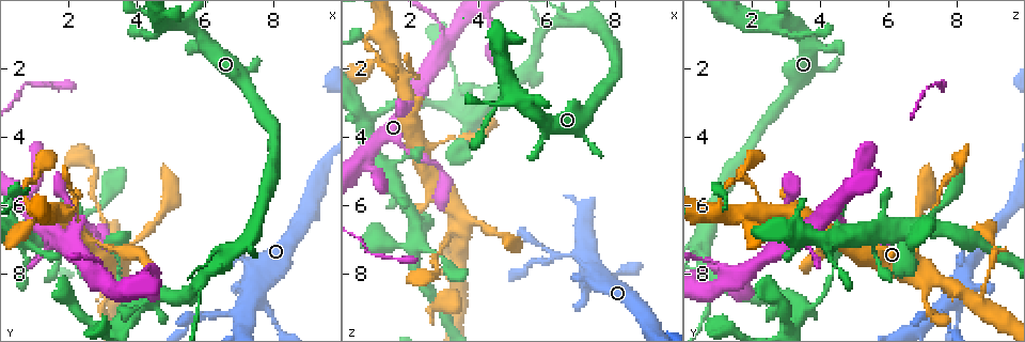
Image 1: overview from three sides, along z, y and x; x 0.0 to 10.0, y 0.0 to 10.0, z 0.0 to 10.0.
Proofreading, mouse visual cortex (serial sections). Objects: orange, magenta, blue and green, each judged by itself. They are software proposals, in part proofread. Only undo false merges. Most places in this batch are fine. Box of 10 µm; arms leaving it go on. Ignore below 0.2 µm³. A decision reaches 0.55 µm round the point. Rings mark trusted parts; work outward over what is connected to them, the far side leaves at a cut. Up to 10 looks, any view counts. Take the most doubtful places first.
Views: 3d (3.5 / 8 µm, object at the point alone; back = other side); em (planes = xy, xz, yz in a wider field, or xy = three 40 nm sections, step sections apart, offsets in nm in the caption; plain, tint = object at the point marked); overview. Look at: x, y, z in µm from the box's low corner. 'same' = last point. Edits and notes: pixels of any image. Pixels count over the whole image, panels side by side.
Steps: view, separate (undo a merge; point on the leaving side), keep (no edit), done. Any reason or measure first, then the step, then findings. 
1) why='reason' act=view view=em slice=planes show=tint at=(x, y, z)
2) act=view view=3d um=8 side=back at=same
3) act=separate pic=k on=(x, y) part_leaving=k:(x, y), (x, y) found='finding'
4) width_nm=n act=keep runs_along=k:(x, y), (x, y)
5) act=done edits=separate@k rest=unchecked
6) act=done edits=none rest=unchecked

why='narrows sharply' act=view view=3d um=3.5 at=(6.05, 9.30, 7.60)

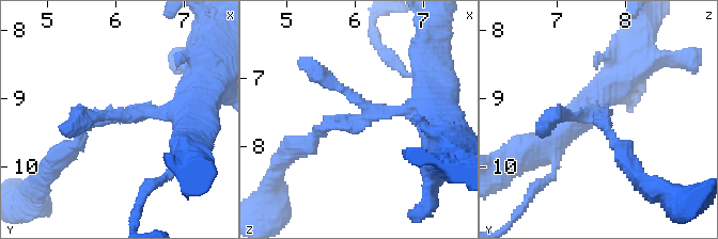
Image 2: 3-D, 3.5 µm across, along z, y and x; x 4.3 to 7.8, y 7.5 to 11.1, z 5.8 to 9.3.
why='now the EM' act=view view=em slice=planes show=tint at=(6.00, 9.25, 7.60)

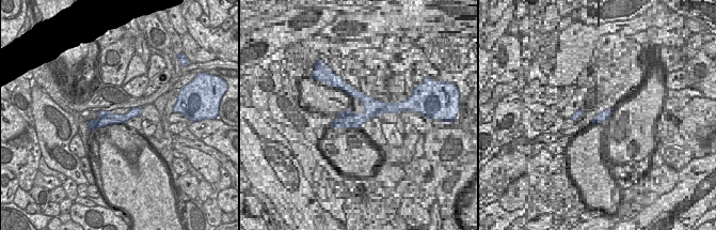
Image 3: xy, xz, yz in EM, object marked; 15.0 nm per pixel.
act=keep runs_along=2:(186, 109), (88, 122), (65, 150) found='one cell here'

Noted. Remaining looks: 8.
why='a narrow waist' act=view view=3d um=3.5 at=(2.65, 7.20, 9.20)

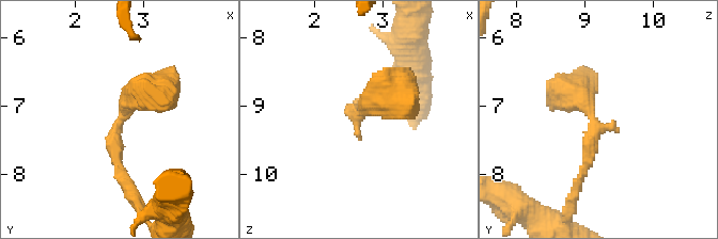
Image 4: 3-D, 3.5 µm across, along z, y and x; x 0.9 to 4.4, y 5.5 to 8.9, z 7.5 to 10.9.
why='need the tissue' act=view view=em slice=xy step=2 show=tint at=(2.65, 7.15, 9.15)

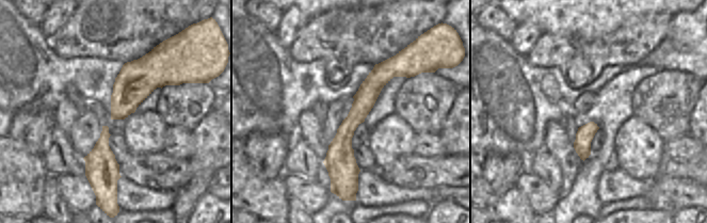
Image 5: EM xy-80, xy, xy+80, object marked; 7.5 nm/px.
width_nm=160 act=keep runs_along=4:(127, 182), (116, 124), (166, 78) found='one cell here'

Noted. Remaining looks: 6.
why='four arms meet' act=view view=3d um=3.5 at=(5.10, 0.70, 2.85)

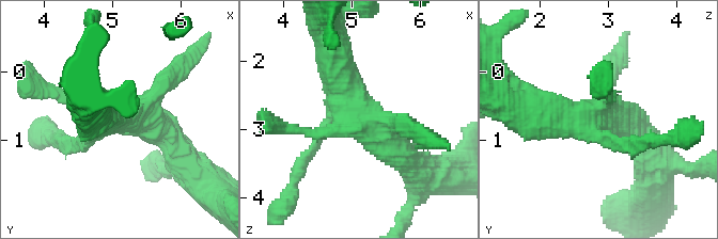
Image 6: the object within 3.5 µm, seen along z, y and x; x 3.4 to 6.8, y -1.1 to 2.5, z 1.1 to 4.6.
act=view view=em slice=xy step=1 show=tint at=(5.15, 0.65, 2.85)

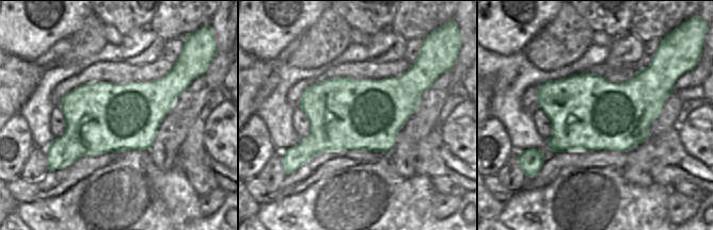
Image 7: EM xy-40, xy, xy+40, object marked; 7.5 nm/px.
act=keep runs_along=6:(408, 161), (346, 106), (333, 54) found='all the same cell'

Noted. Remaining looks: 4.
why='thin arm on a thick one' act=view view=3d um=3.5 at=(5.85, 8.20, 0.90)

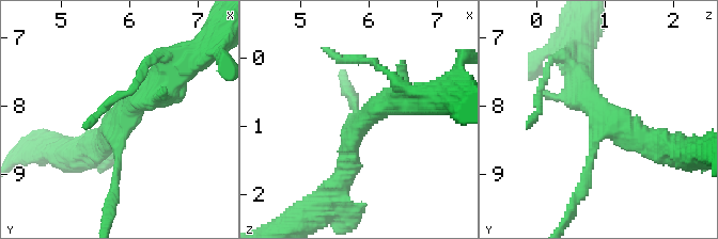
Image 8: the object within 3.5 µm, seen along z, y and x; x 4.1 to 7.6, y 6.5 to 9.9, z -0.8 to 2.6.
arms=3 arm_widths_nm=100,350,400 why='need the tissue' act=view view=em slice=xy step=5 show=tint at=(5.85, 8.20, 0.95)

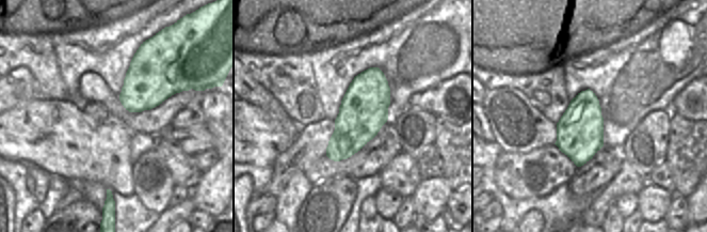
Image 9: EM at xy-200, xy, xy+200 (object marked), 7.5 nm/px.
act=view view=em slice=xy step=1 show=tint at=same

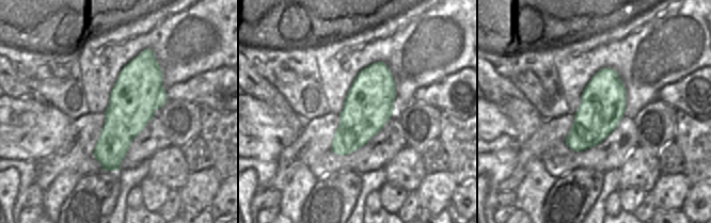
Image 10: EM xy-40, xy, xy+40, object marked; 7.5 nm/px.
act=keep runs_along=8:(414, 100), (357, 127), (341, 181) found='all the same cell'

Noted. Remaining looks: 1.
act=done edits=none rest=unchecked

